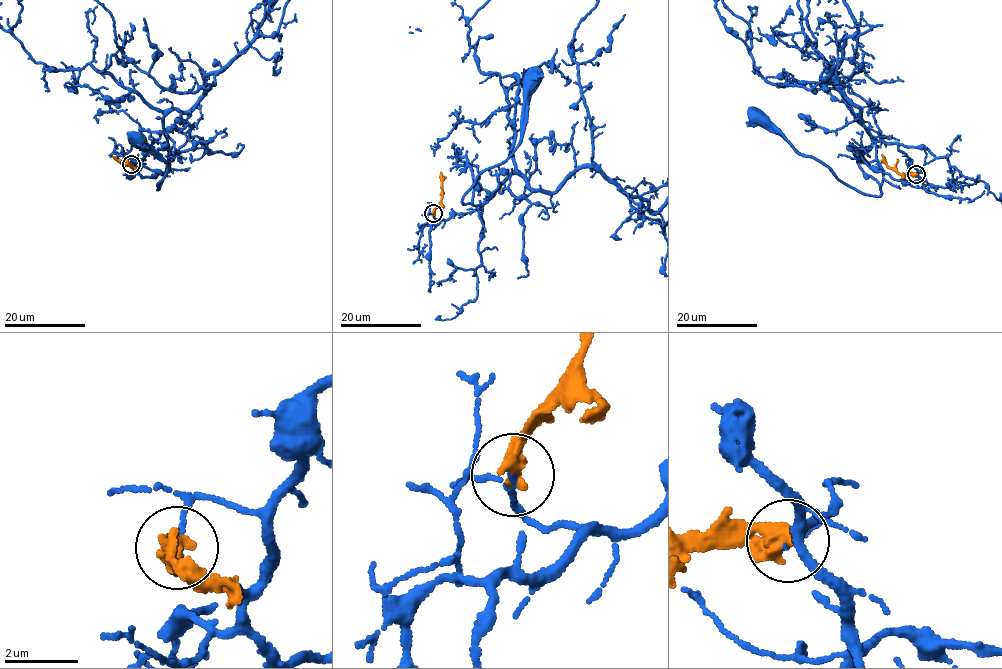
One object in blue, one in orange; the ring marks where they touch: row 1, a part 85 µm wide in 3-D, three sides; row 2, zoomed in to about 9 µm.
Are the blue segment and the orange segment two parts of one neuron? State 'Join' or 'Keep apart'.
Keep apart

